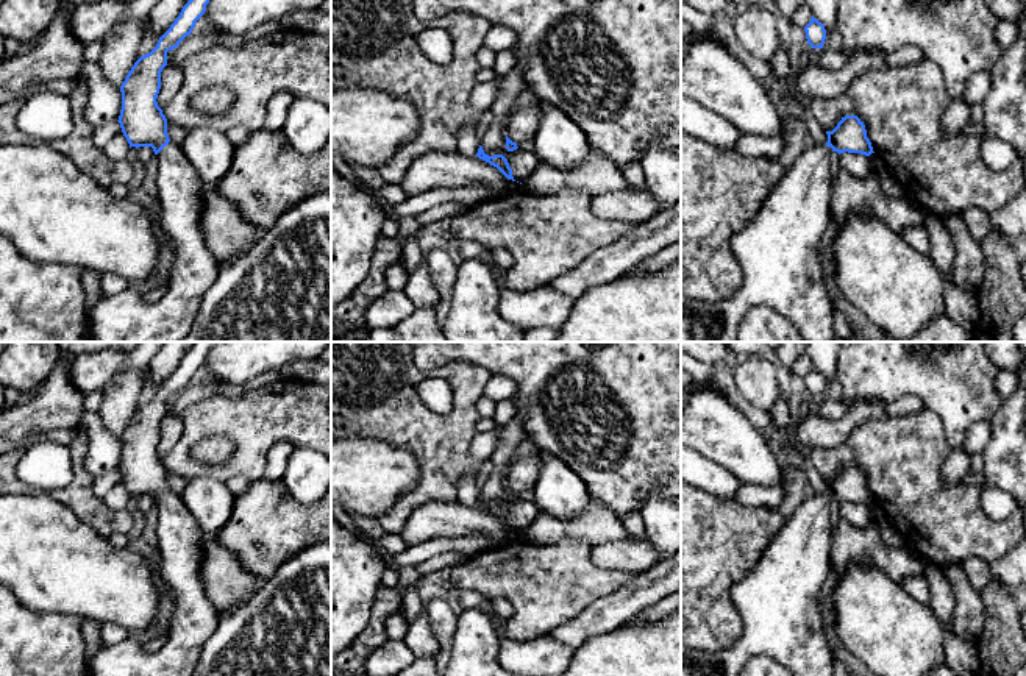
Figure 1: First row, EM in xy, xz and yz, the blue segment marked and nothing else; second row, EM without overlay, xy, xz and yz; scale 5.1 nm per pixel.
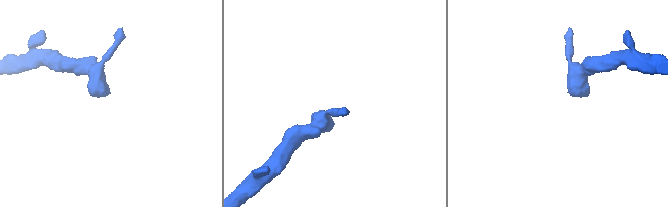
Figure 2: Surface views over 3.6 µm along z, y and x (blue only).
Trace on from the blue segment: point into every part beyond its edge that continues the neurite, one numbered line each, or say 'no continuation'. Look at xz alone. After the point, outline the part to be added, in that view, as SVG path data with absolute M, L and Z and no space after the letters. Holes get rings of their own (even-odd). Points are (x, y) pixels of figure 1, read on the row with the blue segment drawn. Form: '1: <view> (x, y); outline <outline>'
1: xz (522, 124); outline M517 105L504 122L506 136L515 144L533 139L537 133L540 116L540 106L523 108Z

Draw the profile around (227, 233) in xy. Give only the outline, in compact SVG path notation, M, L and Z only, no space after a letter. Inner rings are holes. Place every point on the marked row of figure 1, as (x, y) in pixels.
M212 189L203 192L201 226L211 254L222 264L245 254L259 236L233 201Z

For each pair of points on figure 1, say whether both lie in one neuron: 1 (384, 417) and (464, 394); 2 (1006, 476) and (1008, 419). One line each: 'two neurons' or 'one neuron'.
1: one neuron
2: one neuron

